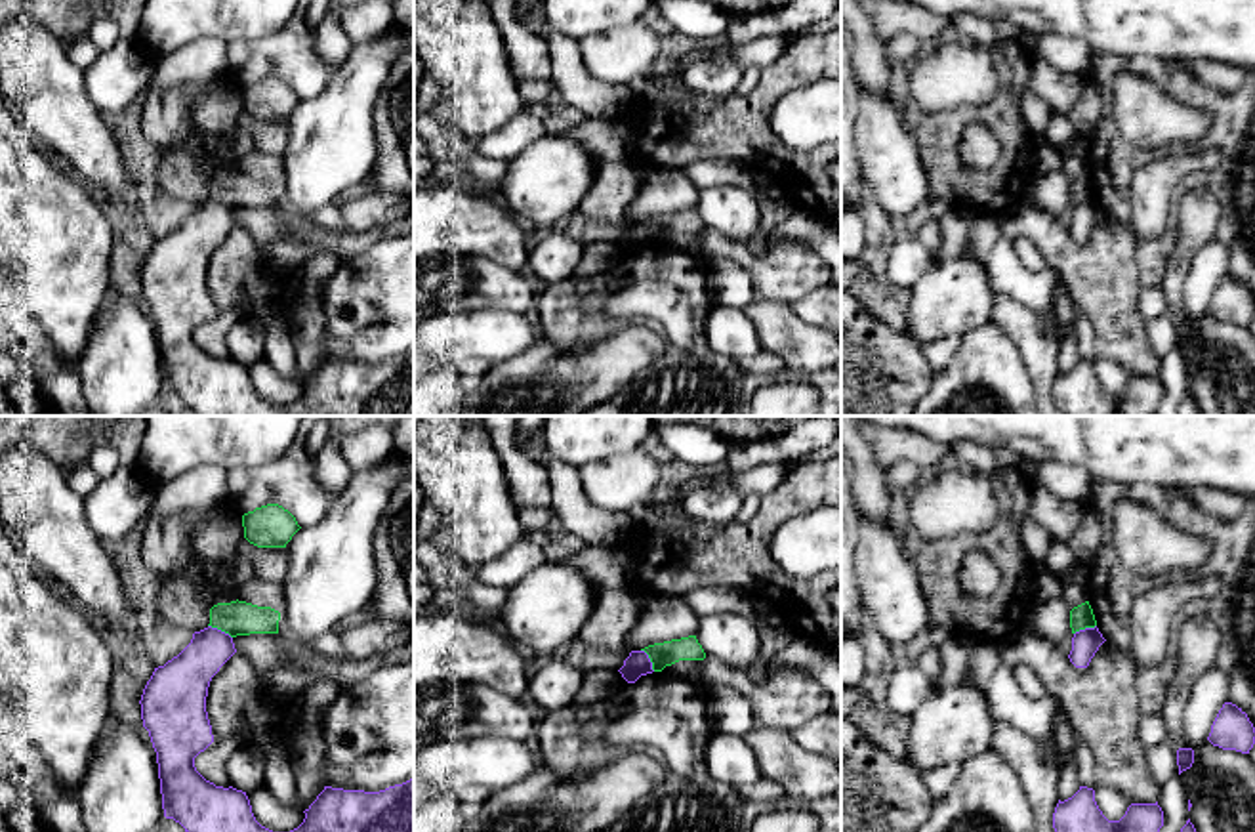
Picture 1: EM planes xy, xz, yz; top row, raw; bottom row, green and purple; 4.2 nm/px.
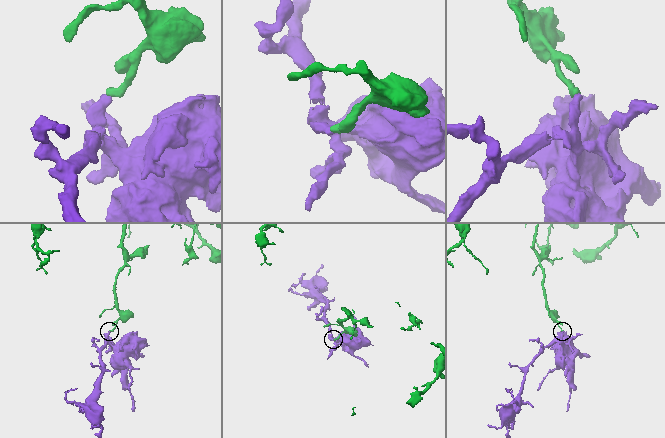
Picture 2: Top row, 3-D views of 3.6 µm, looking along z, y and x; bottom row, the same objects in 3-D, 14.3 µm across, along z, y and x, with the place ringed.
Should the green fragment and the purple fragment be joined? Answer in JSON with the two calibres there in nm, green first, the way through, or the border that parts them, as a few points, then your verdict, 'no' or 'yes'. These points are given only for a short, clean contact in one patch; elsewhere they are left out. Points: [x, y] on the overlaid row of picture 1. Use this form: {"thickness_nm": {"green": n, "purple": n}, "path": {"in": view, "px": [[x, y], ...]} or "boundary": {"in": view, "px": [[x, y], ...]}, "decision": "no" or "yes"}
{"thickness_nm": {"green": 140, "purple": 200}, "boundary": {"in": "xy", "px": [[208, 624], [231, 638]]}, "decision": "no"}

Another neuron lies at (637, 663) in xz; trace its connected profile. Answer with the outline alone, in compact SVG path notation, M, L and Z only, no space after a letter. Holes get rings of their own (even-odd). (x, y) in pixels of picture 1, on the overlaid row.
M631 651L618 670L628 683L635 683L641 676L652 674L652 662L645 651Z

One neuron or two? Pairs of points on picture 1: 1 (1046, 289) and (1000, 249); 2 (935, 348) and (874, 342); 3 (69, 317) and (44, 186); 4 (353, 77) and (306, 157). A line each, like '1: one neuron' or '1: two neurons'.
1: one neuron
2: two neurons
3: one neuron
4: one neuron

